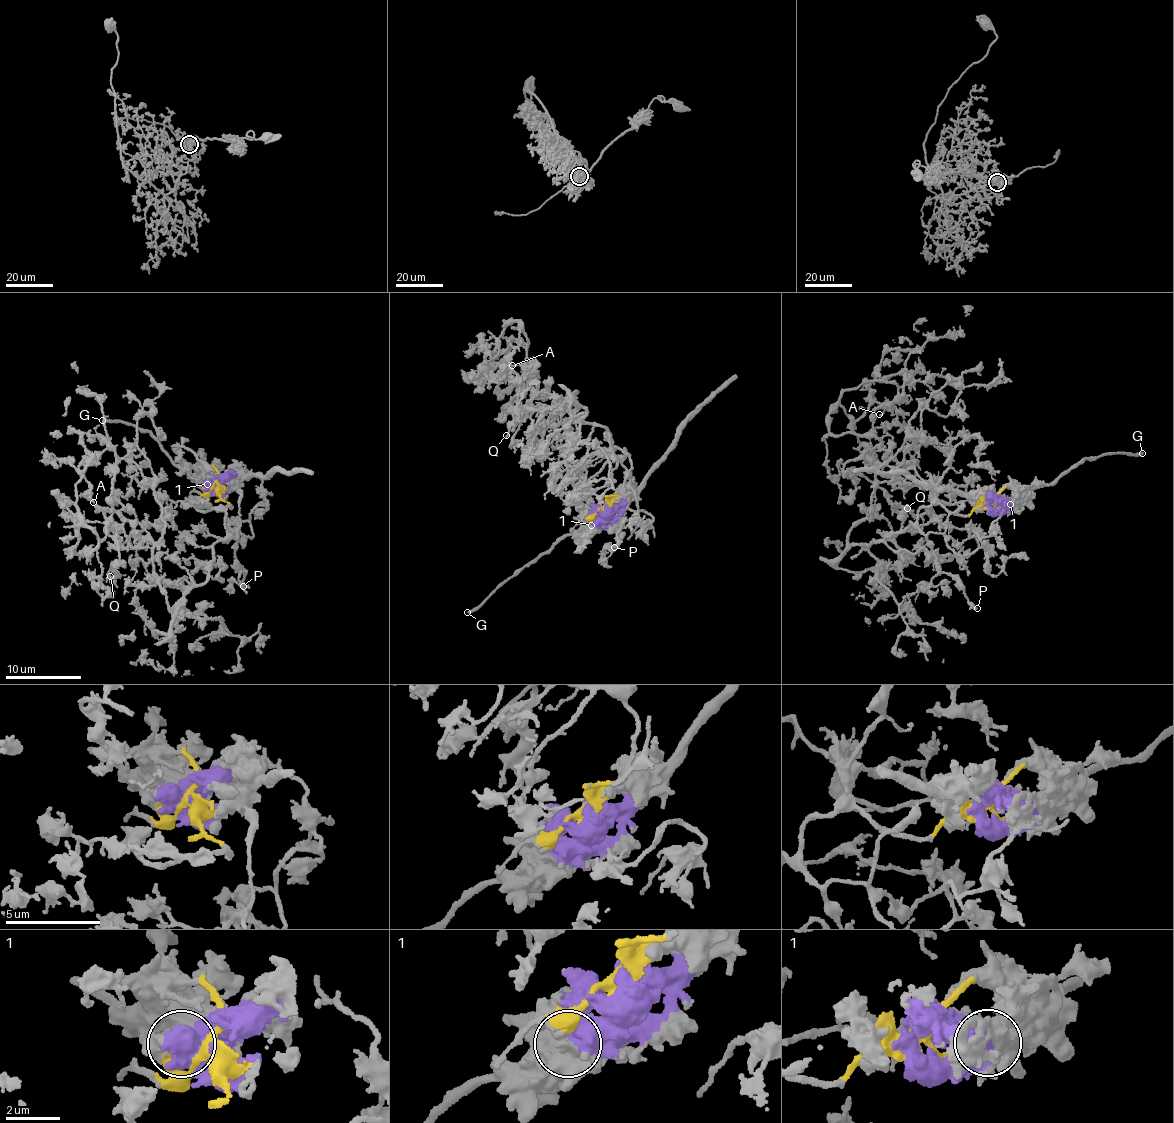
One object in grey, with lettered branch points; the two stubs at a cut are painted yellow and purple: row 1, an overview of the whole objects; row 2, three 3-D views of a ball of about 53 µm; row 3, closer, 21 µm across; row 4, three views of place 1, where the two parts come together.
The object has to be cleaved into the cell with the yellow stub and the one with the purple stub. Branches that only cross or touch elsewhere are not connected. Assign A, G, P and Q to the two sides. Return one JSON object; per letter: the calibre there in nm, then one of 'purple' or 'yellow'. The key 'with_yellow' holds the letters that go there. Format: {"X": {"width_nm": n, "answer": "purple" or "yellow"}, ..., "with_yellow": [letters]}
{"A": {"width_nm": 150, "answer": "yellow"}, "G": {"width_nm": 260, "answer": "purple"}, "P": {"width_nm": 240, "answer": "yellow"}, "Q": {"width_nm": 150, "answer": "yellow"}, "with_yellow": ["A", "P", "Q"]}

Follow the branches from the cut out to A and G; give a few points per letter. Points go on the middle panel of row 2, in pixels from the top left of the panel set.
A: (606, 505), (625, 451), (572, 397), (519, 384), (513, 320), (512, 366)
G: (606, 505), (601, 516), (583, 531), (568, 534), (466, 611)

